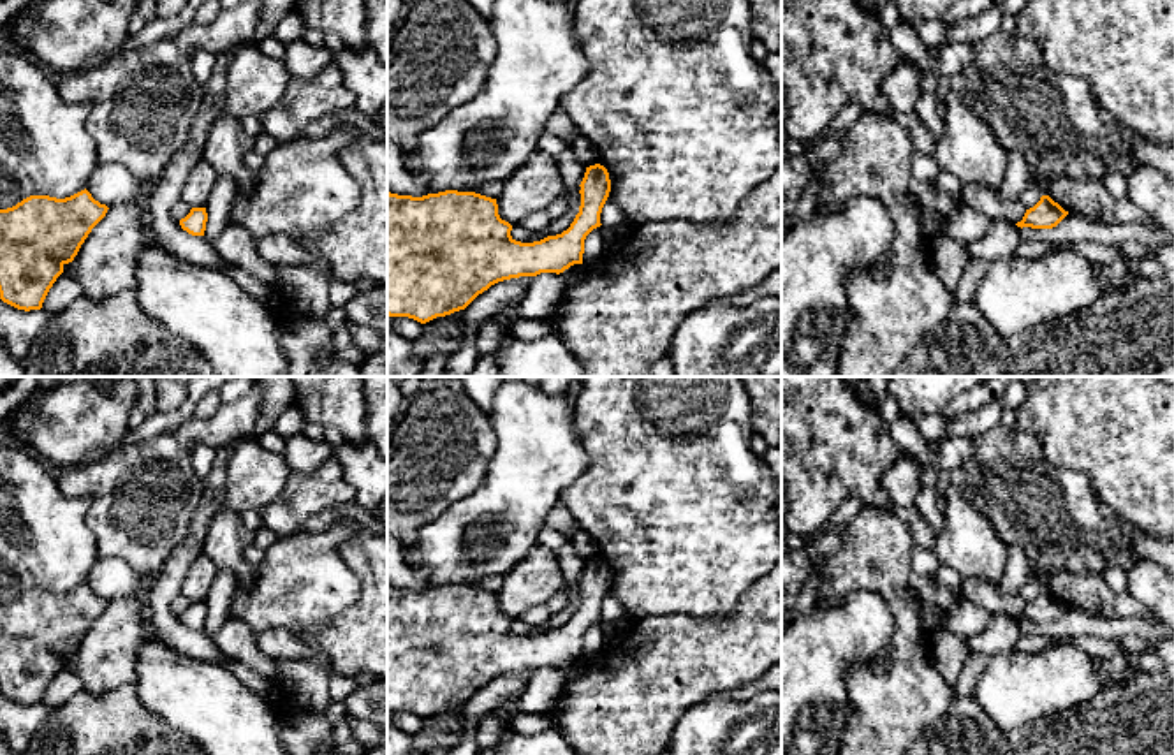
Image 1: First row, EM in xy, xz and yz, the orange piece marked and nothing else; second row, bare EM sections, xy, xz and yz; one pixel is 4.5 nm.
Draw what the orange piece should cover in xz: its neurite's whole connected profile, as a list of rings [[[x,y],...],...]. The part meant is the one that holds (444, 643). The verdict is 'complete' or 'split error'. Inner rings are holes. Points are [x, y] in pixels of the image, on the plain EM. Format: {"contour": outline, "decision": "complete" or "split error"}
{"contour": [[[604,560],[586,561],[581,575],[581,600],[567,625],[540,635],[521,637],[510,630],[512,619],[500,612],[496,593],[445,584],[422,591],[387,586],[387,709],[426,718],[465,704],[491,679],[540,667],[563,667],[583,658],[584,634],[600,621],[600,607],[611,586]]], "decision": "complete"}

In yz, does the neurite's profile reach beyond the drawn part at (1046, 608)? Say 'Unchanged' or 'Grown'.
Unchanged

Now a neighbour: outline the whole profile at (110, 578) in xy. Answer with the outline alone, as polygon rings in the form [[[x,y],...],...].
[[[99,558],[90,568],[86,584],[107,602],[130,598],[139,588],[139,575],[123,560]]]

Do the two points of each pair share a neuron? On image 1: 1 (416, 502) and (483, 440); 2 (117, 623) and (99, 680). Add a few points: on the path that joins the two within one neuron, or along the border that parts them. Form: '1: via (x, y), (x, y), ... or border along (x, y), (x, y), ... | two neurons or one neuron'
1: via (432, 486), (467, 451) | one neuron
2: via (115, 637), (110, 646), (110, 657), (101, 666) | one neuron

